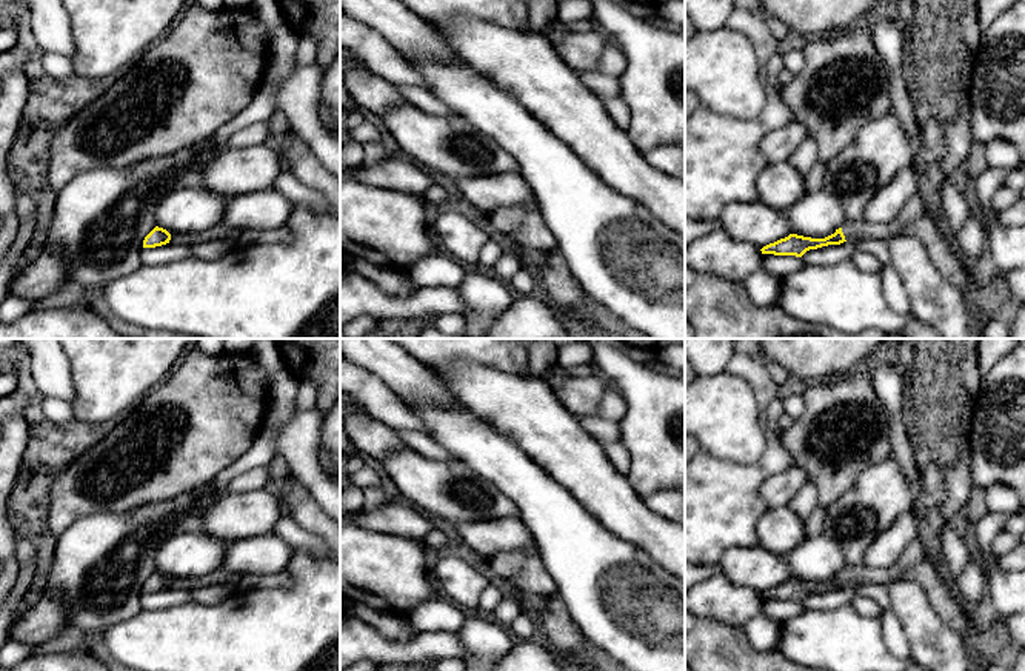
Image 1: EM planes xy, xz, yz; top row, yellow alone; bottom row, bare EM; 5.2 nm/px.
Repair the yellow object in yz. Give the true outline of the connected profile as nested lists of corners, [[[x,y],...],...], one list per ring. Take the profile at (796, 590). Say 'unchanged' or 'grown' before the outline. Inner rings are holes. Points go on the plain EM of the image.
grown; [[[916,537],[891,568],[871,568],[865,563],[845,566],[834,579],[825,583],[811,583],[790,579],[774,588],[763,591],[762,599],[802,602],[810,594],[843,586],[862,586],[882,583],[890,585],[896,580],[913,580],[919,583],[934,613],[959,636],[974,634],[968,611],[959,603],[948,583],[936,573],[931,557],[925,552],[923,542]]]

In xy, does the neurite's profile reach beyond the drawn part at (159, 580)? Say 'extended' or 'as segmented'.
as segmented

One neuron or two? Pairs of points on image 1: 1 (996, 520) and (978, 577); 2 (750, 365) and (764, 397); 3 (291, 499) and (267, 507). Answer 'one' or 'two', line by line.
1: two
2: one
3: two

